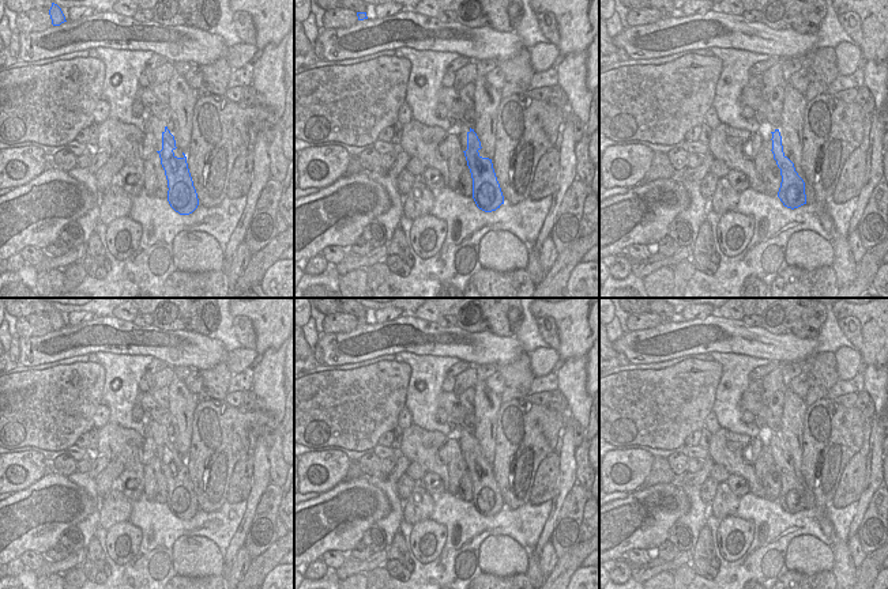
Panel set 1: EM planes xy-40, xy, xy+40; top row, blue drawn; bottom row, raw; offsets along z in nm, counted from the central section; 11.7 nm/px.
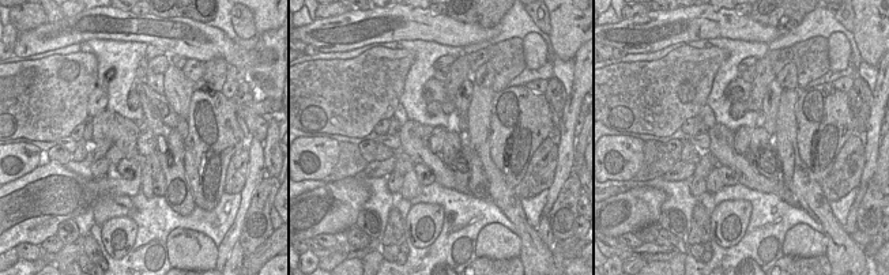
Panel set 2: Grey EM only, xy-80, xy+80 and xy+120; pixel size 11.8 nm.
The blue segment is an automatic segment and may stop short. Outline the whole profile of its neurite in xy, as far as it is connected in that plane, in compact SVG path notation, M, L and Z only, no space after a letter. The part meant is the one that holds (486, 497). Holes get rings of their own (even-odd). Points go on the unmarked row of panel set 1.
M470 433L467 437L467 454L463 456L473 483L473 503L477 511L492 517L504 509L504 501L497 486L492 464L479 460L481 446Z

